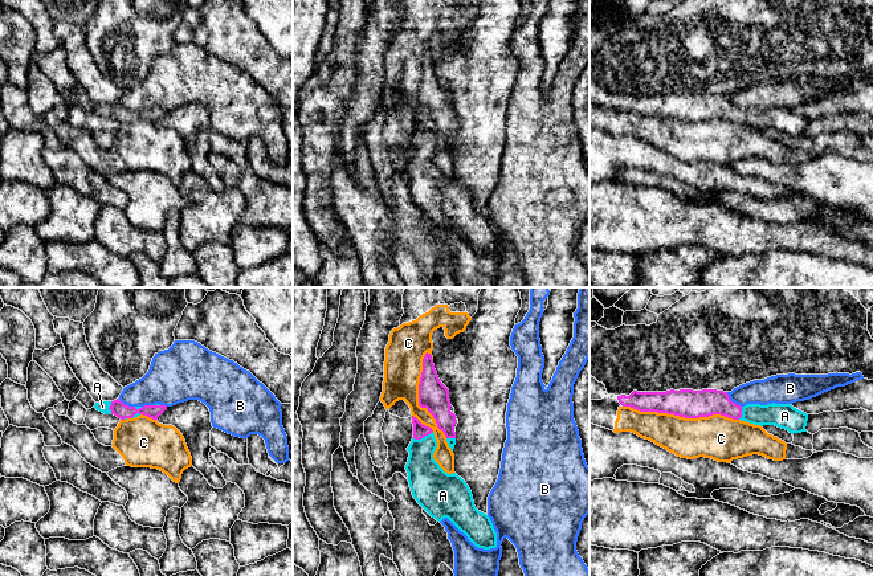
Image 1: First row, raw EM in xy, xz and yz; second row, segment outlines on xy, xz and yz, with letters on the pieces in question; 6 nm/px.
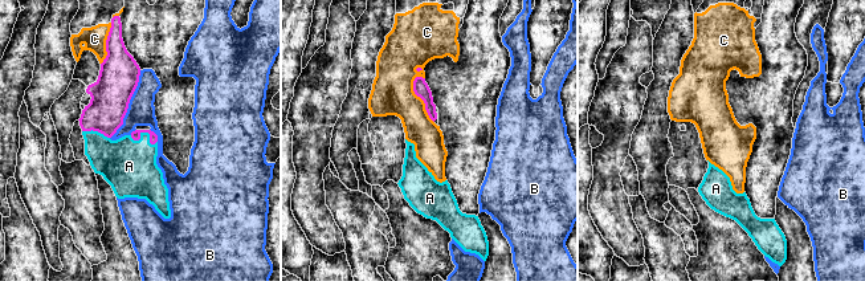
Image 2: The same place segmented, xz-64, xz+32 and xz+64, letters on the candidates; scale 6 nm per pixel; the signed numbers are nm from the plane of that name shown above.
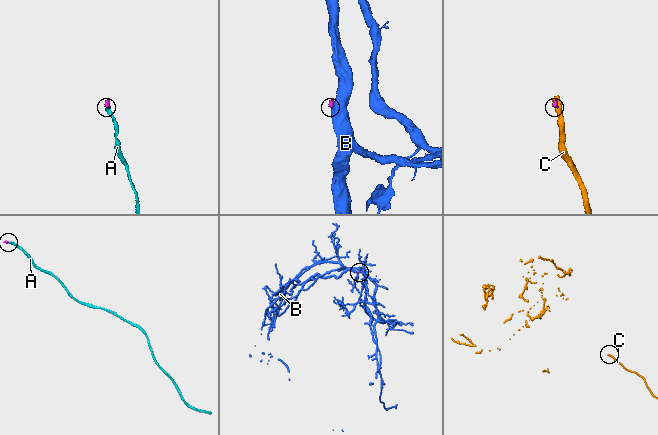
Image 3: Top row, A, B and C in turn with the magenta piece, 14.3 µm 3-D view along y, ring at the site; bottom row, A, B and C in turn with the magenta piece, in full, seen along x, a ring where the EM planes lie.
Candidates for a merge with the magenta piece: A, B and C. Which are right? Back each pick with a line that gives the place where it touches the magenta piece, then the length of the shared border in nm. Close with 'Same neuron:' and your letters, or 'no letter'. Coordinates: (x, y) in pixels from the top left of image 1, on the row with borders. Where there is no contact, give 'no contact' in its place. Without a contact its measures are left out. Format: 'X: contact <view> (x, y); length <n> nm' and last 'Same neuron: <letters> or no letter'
A: contact xz (423, 437); length 130 nm
Same neuron: A

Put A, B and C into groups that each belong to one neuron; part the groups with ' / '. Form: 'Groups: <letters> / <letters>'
Groups: A / B / C

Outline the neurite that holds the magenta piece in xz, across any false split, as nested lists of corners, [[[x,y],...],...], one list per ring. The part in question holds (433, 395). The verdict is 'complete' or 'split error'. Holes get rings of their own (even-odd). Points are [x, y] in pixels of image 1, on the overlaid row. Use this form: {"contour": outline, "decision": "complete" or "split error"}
{"contour": [[[431,354],[423,359],[423,372],[419,384],[419,405],[427,408],[444,432],[449,448],[456,445],[456,414],[450,412],[449,389],[440,381]]], "decision": "split error"}

